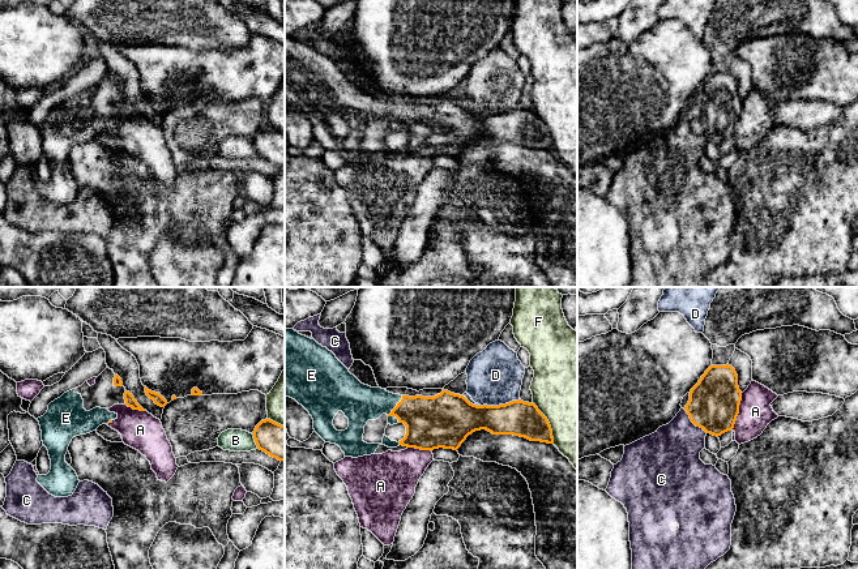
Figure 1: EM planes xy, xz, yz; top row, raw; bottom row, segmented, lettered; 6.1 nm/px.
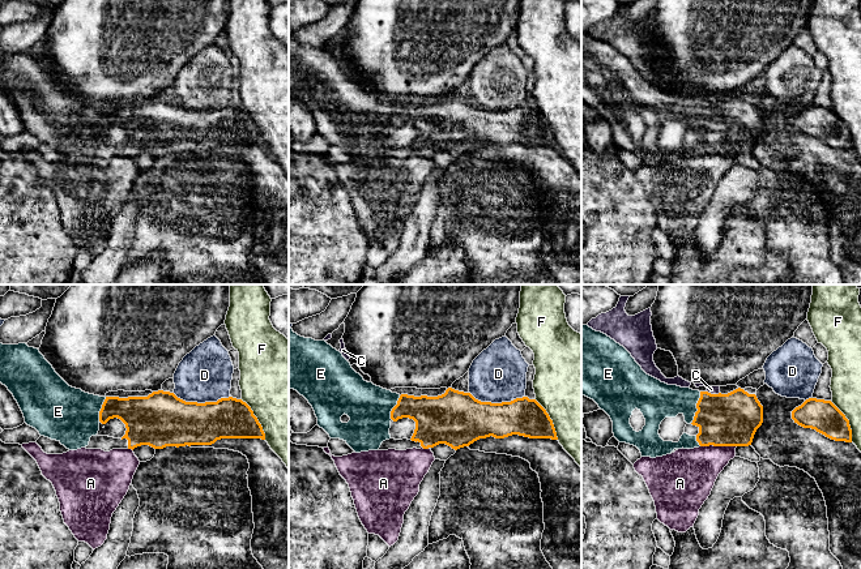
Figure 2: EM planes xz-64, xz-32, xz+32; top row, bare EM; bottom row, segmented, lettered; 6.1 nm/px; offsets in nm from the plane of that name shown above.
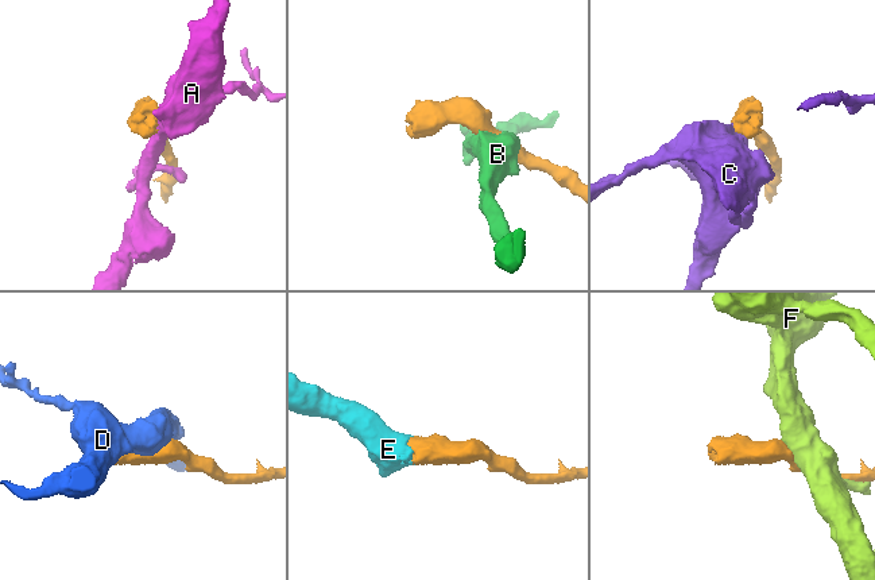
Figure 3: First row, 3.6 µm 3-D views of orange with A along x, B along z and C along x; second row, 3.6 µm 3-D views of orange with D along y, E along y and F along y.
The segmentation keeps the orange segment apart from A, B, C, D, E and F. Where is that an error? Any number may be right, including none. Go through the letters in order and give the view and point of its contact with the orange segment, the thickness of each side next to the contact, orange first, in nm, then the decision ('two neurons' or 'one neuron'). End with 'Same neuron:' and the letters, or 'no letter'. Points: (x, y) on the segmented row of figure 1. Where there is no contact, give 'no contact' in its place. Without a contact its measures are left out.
A: yz (738, 411) | 320/200 nm | two neurons
B: xy (255, 441) | 220/140 nm | two neurons
C: yz (694, 423) | 320/360 nm | two neurons
D: xz (499, 405) | 220/340 nm | two neurons
E: xz (396, 406) | 320/240 nm | one neuron
F: xz (549, 423) | 220/480 nm | two neurons
Same neuron: E

